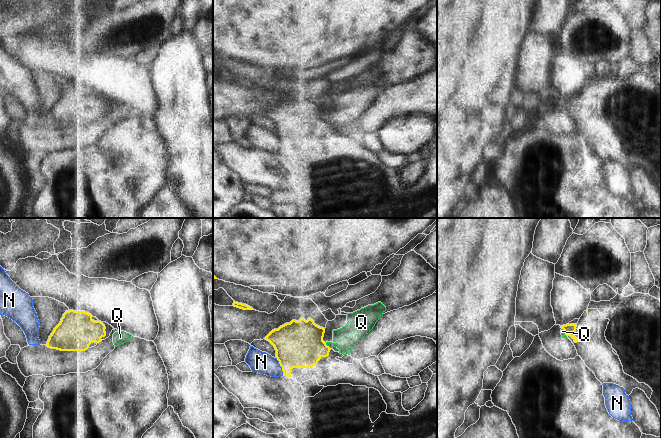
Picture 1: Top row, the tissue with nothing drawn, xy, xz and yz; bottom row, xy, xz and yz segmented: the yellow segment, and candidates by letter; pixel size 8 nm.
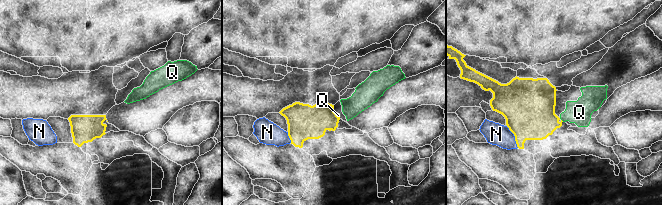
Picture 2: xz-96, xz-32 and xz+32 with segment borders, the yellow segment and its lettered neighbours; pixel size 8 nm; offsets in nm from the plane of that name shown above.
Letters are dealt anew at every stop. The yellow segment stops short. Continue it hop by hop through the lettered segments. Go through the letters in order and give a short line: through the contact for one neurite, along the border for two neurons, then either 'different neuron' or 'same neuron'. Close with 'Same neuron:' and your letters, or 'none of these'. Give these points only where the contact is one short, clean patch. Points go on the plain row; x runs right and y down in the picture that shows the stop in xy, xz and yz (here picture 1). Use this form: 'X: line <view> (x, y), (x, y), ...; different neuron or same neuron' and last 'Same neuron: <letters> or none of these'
N: different neuron
Q: line xz (325, 119), (330, 124); different neuron
Same neuron: none of these

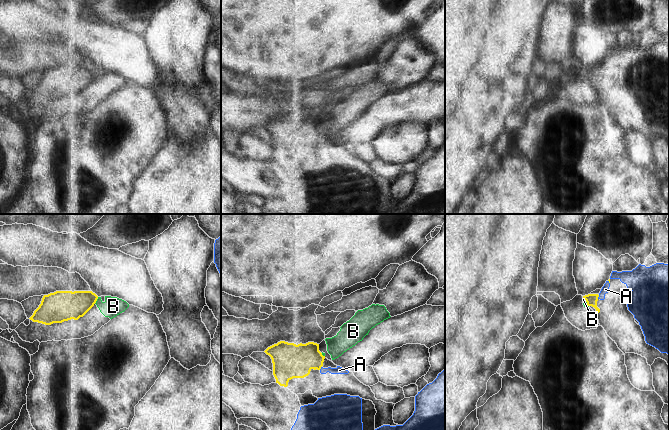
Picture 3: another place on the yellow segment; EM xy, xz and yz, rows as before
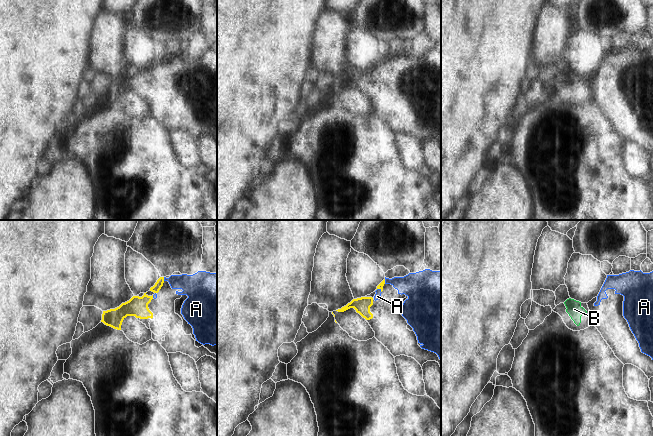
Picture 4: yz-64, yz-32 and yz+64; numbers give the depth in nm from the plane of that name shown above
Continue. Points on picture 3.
A: line yz (591, 75), (598, 72), (605, 65); same neuron
B: line xy (98, 73), (94, 79); different neuron
Same neuron: A

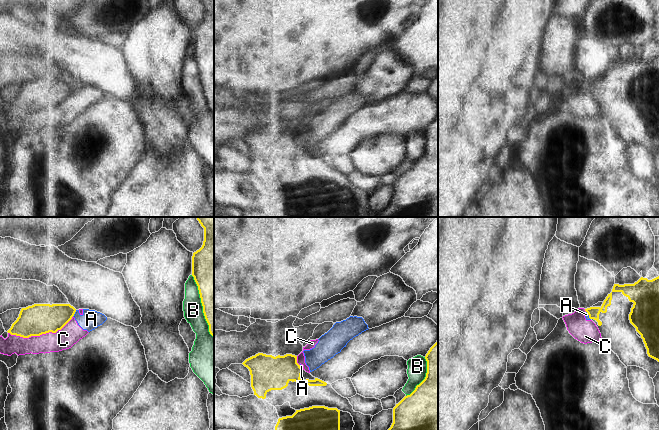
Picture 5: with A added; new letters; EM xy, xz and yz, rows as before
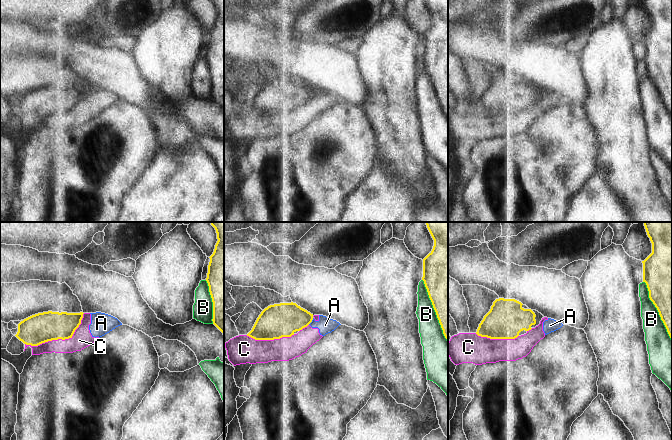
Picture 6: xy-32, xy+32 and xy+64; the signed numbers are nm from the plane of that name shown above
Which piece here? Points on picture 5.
A: line xy (76, 86), (72, 92); different neuron
B: different neuron
C: different neuron
Same neuron: none of these

